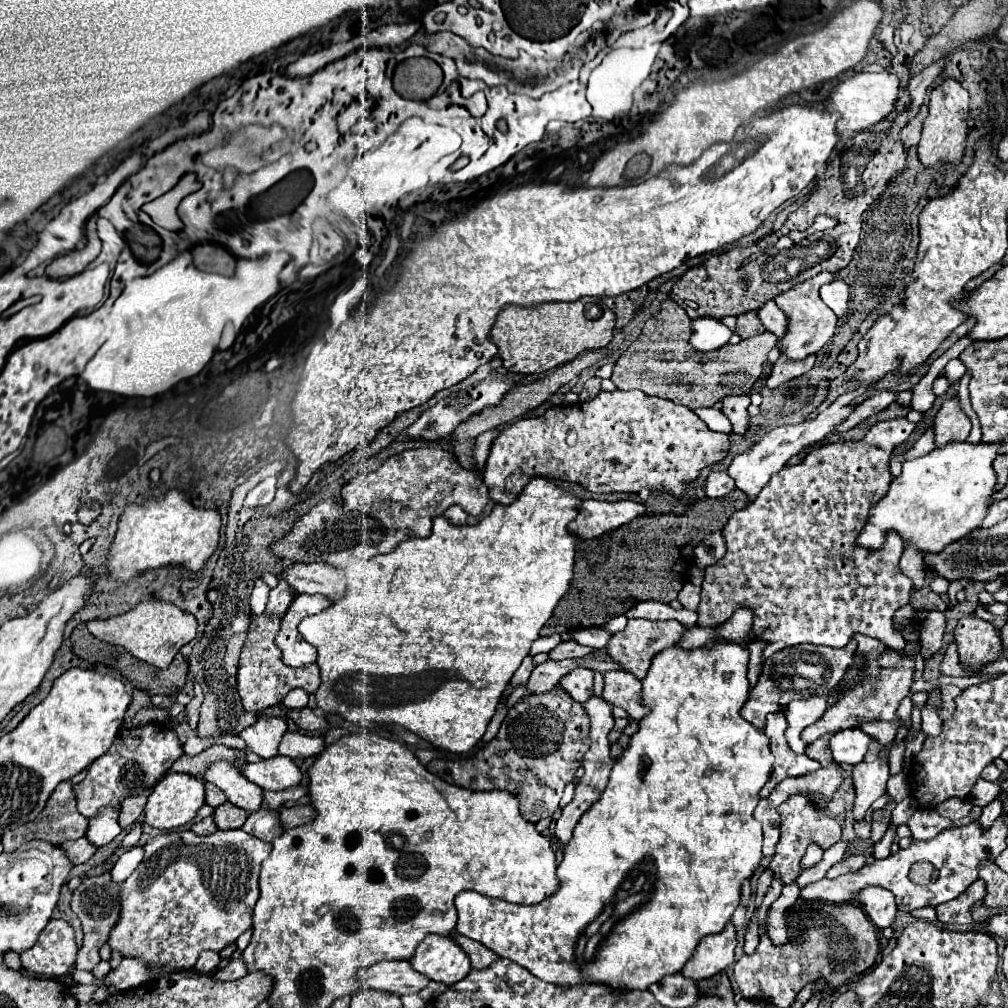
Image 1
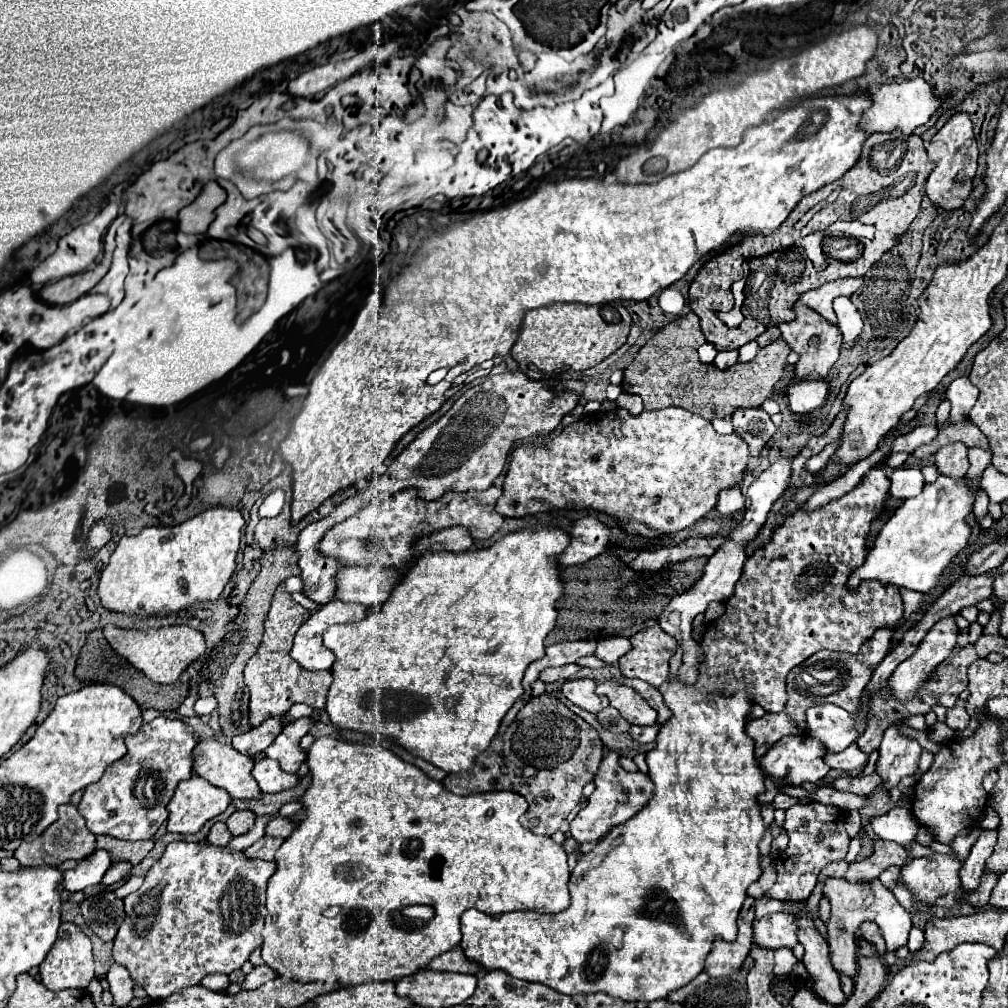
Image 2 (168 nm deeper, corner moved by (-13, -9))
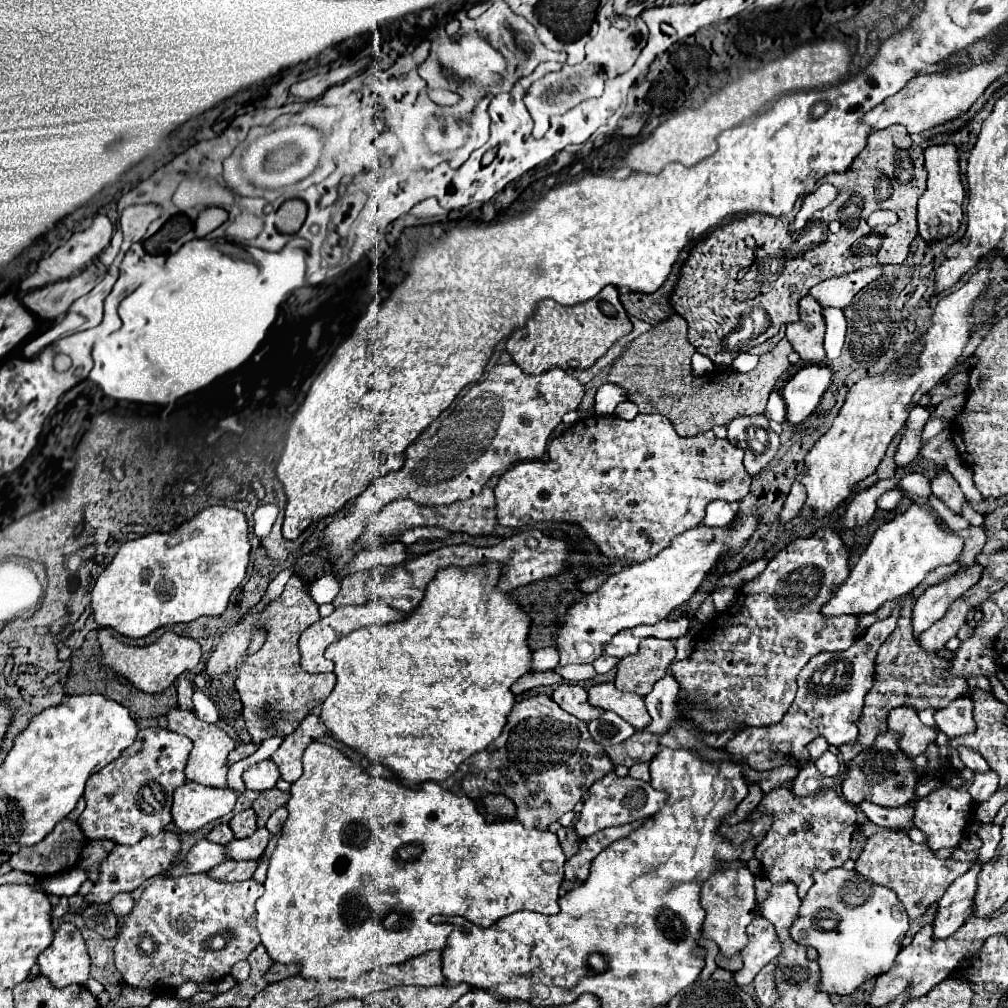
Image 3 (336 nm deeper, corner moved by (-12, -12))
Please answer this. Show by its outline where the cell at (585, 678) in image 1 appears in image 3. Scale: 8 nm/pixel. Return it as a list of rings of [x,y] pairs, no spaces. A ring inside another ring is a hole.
[[[561,684],[557,686],[557,690],[551,696],[565,712],[573,714],[575,718],[583,720],[583,722],[591,722],[595,718],[599,718],[603,714],[603,710],[597,710],[595,706],[589,704],[587,700],[587,692],[581,686],[573,686],[573,684]]]

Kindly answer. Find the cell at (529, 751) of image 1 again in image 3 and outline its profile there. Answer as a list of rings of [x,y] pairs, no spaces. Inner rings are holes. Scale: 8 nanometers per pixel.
[[[539,694],[517,702],[507,716],[507,724],[501,736],[483,752],[467,758],[461,768],[447,782],[443,782],[443,786],[455,794],[465,794],[475,800],[483,798],[485,794],[503,794],[515,804],[515,818],[523,822],[525,828],[547,830],[551,822],[557,822],[565,812],[573,810],[573,806],[587,794],[587,790],[597,780],[613,772],[613,768],[615,766],[603,746],[597,746],[597,742],[593,742],[593,738],[589,736],[587,724],[561,710],[549,696]]]

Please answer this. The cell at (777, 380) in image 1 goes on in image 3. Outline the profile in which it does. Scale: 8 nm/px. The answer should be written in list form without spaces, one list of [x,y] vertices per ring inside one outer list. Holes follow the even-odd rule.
[[[805,296],[799,302],[799,322],[793,322],[787,326],[785,338],[791,342],[793,350],[805,360],[819,364],[825,360],[821,338],[825,334],[825,320],[823,320],[823,306],[811,298]]]

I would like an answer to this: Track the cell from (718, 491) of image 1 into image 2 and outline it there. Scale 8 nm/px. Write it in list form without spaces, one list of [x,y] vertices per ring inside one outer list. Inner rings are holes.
[[[728,487],[728,489],[722,489],[720,495],[718,495],[718,503],[716,503],[716,509],[724,515],[724,517],[730,517],[732,513],[738,513],[742,511],[746,505],[746,497],[742,495],[740,487]]]

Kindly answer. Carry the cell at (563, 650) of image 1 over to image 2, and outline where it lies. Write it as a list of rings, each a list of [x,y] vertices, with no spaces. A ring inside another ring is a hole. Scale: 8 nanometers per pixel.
[[[568,663],[568,665],[562,665],[562,667],[548,667],[548,669],[542,671],[540,679],[542,679],[544,683],[550,683],[550,681],[560,681],[560,683],[562,683],[562,681],[572,679],[578,669],[580,669],[578,663]]]

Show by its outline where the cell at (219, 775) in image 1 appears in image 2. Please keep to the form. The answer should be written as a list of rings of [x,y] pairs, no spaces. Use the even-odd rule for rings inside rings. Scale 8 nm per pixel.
[[[210,739],[200,741],[194,749],[194,771],[204,777],[214,787],[222,787],[230,793],[232,799],[260,799],[262,791],[252,777],[254,761],[242,753],[238,753],[228,739]]]

